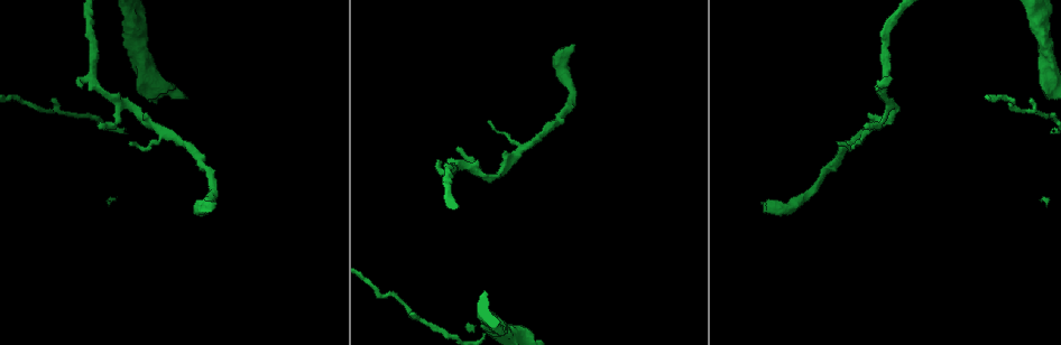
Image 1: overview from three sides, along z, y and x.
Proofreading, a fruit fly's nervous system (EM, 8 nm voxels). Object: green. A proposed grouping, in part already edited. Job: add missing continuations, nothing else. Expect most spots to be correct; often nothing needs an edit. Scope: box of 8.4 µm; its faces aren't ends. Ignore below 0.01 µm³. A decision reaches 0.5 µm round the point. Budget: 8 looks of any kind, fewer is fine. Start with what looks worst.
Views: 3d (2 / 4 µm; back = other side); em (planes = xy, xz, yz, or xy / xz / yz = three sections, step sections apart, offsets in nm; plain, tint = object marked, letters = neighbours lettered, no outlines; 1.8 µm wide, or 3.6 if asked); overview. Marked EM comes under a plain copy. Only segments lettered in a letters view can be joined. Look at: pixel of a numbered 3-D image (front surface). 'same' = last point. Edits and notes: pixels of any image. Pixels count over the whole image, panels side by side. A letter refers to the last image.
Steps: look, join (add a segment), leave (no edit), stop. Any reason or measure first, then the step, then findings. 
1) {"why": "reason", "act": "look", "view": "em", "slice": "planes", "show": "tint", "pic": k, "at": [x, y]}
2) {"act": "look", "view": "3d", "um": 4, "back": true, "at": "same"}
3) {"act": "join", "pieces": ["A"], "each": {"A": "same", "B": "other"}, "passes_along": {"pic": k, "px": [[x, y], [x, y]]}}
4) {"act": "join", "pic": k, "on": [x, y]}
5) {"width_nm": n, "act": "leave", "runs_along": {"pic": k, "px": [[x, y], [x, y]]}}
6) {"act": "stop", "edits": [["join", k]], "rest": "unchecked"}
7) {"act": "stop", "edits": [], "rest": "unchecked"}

{"why": "calibre changes", "act": "look", "view": "em", "slice": "planes", "show": "tint", "pic": 1, "at": [1038, 20]}

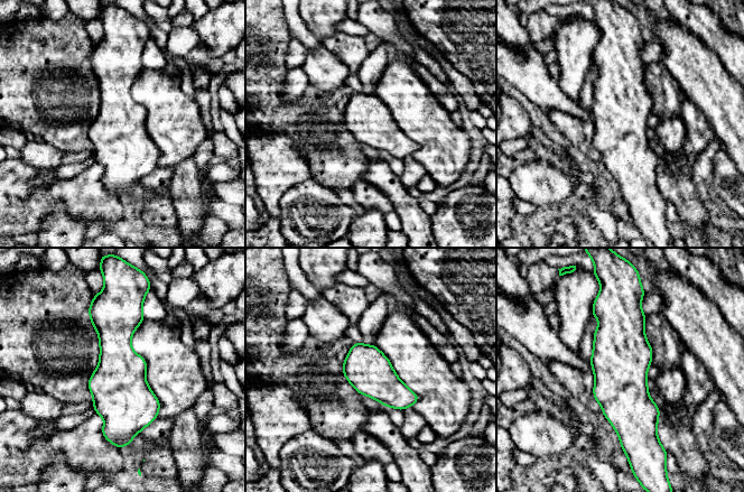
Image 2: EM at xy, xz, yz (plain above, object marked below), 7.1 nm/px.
{"why": "what lies round it", "act": "look", "view": "em", "slice": "planes", "show": "letters", "at": "same"}

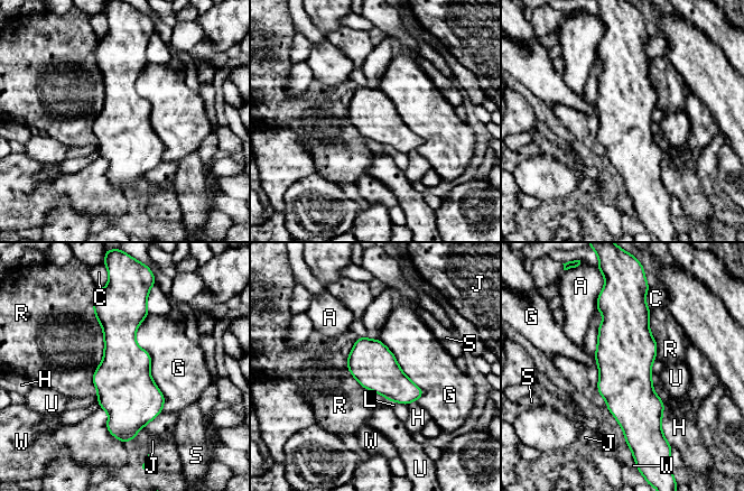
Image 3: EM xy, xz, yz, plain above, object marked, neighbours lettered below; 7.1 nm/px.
{"act": "leave", "each": {"A": "other", "C": "other", "G": "other", "H": "other", "J": "other", "L": "other", "R": "other", "S": "other", "U": "other", "W": "other"}, "found": "none of them fits"}

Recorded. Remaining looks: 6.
{"why": "free end", "act": "look", "view": "em", "slice": "planes", "show": "tint", "pic": 1, "at": [876, 86]}

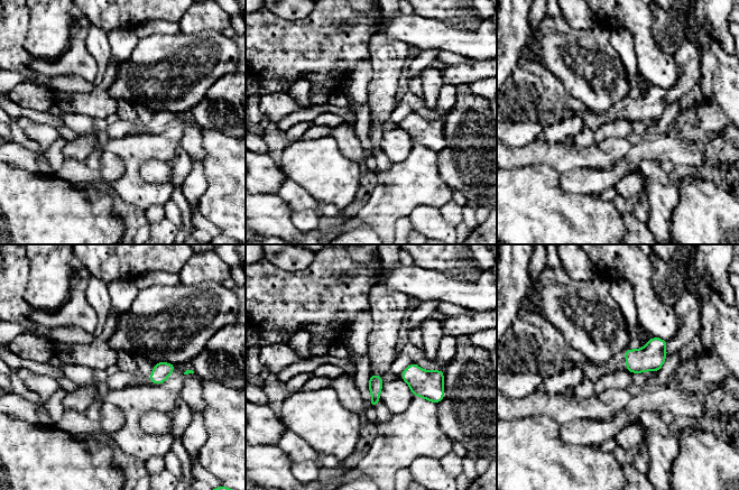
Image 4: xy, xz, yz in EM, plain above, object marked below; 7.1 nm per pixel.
{"act": "look", "view": "em", "slice": "planes", "show": "letters", "at": "same"}

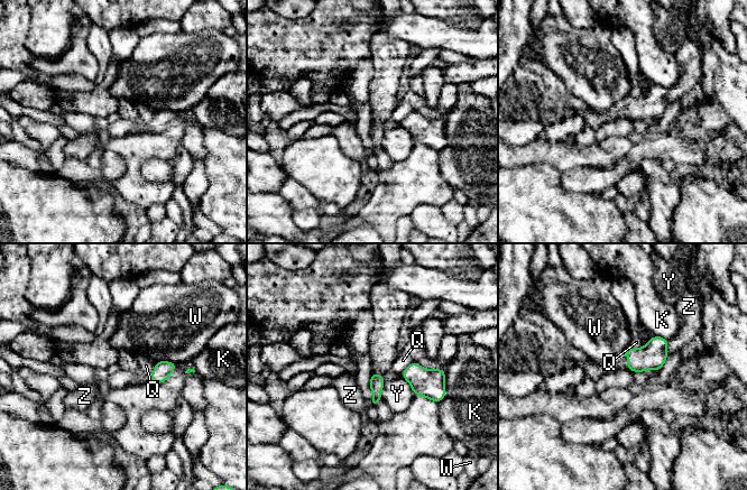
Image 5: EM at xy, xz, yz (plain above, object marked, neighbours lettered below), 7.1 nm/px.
{"longest_contact_nm": ["K", 260], "act": "leave", "each": {"K": "other", "Q": "other", "W": "other", "Y": "other", "Z": "other"}, "found": "none of them fits"}

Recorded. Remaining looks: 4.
{"why": "free end", "act": "look", "view": "em", "slice": "xz", "step": 4, "show": "tint", "pic": 1, "at": [838, 141]}

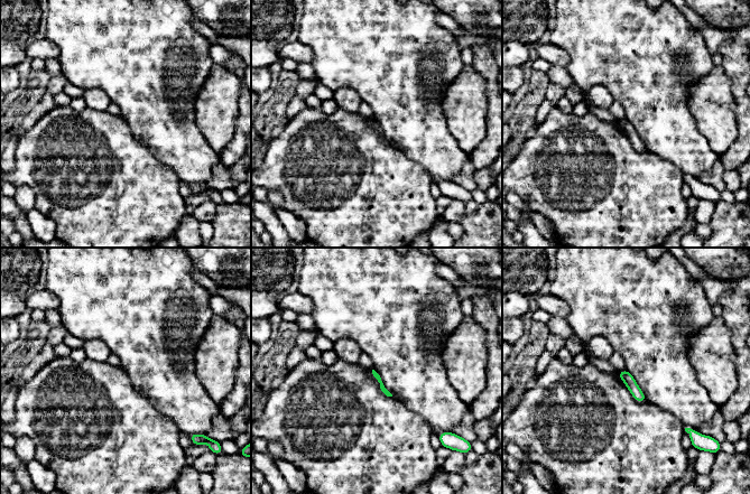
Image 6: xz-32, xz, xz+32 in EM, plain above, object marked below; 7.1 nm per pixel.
{"act": "look", "view": "em", "slice": "xz", "step": 4, "show": "letters", "at": "same"}

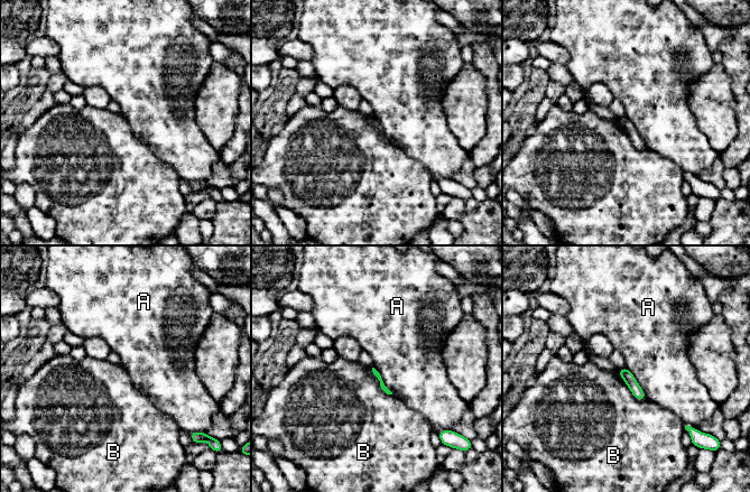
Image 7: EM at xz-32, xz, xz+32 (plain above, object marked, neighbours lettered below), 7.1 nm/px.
{"longest_contact_nm": ["B", 300], "act": "leave", "each": {"A": "other", "B": "other"}, "border": {"pic": 7, "px": [[617, 370], [636, 398], [647, 399]]}, "found": "none of them fits"}

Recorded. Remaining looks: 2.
{"act": "stop", "edits": [], "rest": "unchecked"}

